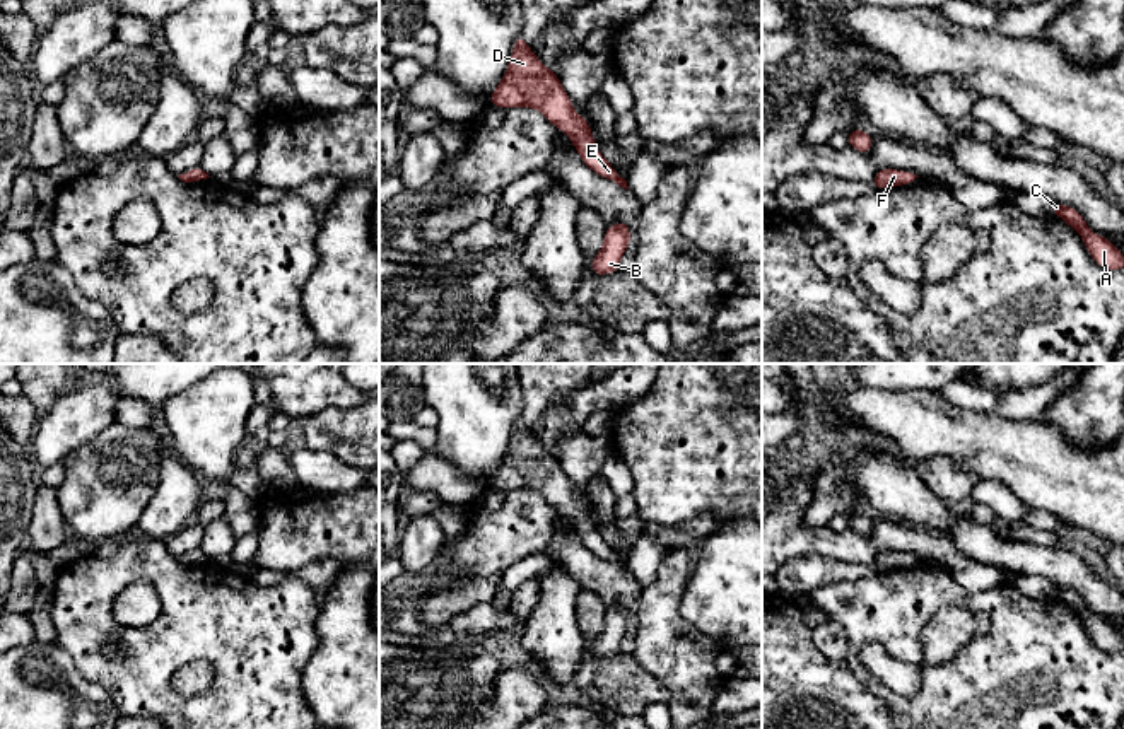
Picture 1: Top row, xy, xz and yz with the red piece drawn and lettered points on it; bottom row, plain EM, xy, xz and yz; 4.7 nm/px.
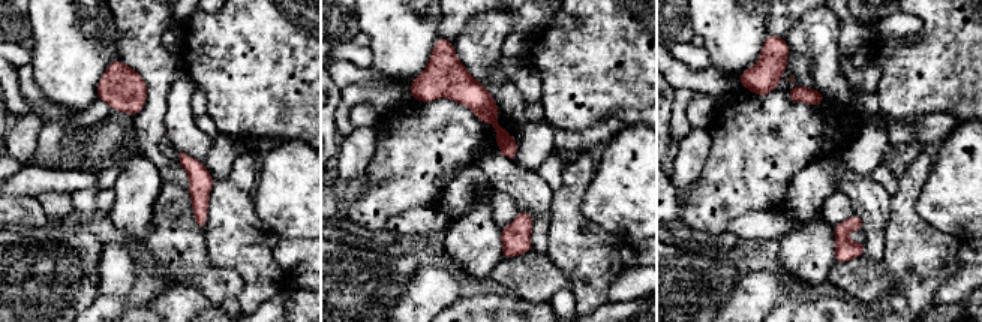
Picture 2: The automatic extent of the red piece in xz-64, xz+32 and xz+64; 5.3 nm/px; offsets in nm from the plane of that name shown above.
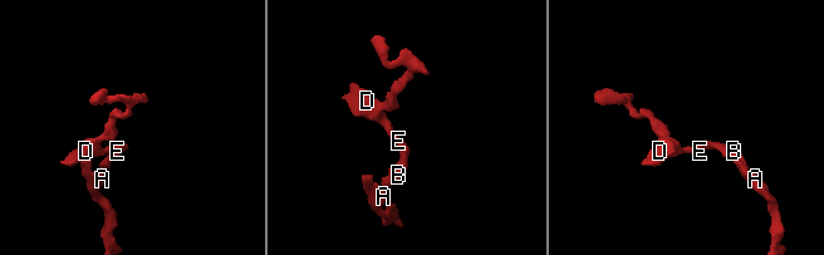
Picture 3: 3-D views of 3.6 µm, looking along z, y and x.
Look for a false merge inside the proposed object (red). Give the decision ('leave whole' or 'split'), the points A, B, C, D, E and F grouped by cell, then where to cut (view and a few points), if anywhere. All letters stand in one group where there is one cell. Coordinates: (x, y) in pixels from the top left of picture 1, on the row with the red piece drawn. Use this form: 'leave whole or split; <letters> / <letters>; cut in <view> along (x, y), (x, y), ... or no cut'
leave whole; A B C D E F; no cut

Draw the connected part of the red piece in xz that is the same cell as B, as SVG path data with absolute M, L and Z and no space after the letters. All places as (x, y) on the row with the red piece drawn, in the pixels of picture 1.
M625 222L608 225L600 253L591 260L594 275L613 273L620 268L622 256L630 242L630 229Z

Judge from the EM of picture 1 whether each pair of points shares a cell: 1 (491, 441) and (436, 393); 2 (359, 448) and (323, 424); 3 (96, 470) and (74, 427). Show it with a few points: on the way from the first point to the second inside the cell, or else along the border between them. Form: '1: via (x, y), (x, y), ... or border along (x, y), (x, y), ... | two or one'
1: via (477, 427), (450, 402) | one
2: via (351, 439), (344, 432), (332, 429) | one
3: border along (115, 420), (60, 461) | two

